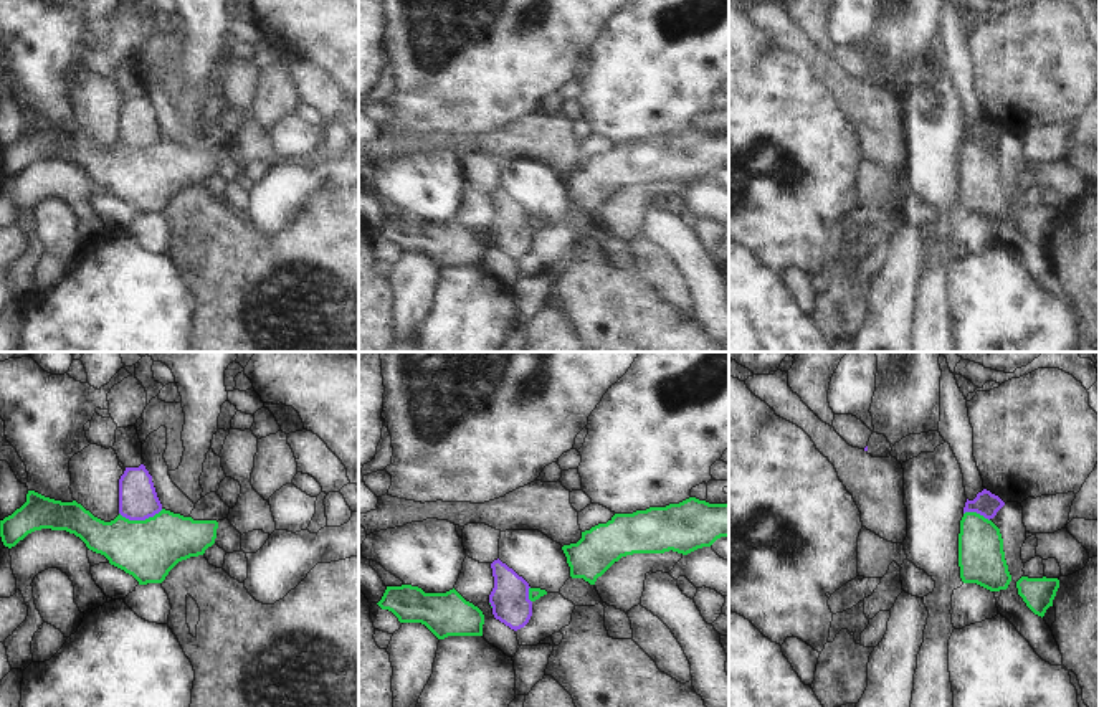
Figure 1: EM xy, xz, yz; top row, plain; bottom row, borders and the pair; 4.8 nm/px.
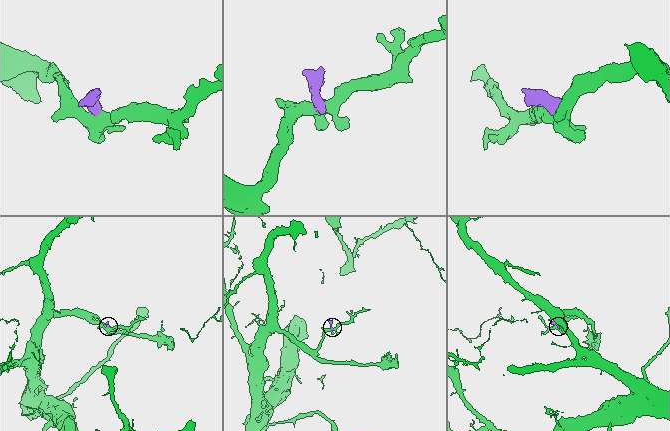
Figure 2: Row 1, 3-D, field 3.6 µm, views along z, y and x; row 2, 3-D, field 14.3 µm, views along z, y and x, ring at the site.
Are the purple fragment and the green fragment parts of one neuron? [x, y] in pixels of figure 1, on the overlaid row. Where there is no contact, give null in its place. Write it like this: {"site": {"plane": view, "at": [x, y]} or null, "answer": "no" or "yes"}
{"site": {"plane": "xy", "at": [141, 519]}, "answer": "no"}

